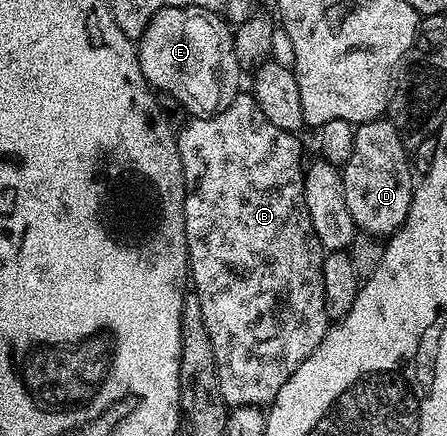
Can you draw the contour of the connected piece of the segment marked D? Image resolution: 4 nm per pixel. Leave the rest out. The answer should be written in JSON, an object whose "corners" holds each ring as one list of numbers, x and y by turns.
{"corners":[[386,117,375,118,371,122,360,122,355,126,353,140,353,156,341,167,343,183,345,184,345,204,349,204,349,212,353,216,356,227,362,233,376,236,390,236,400,230,409,216,411,201,417,185,413,173,413,162,409,157,409,147,395,123]]}

